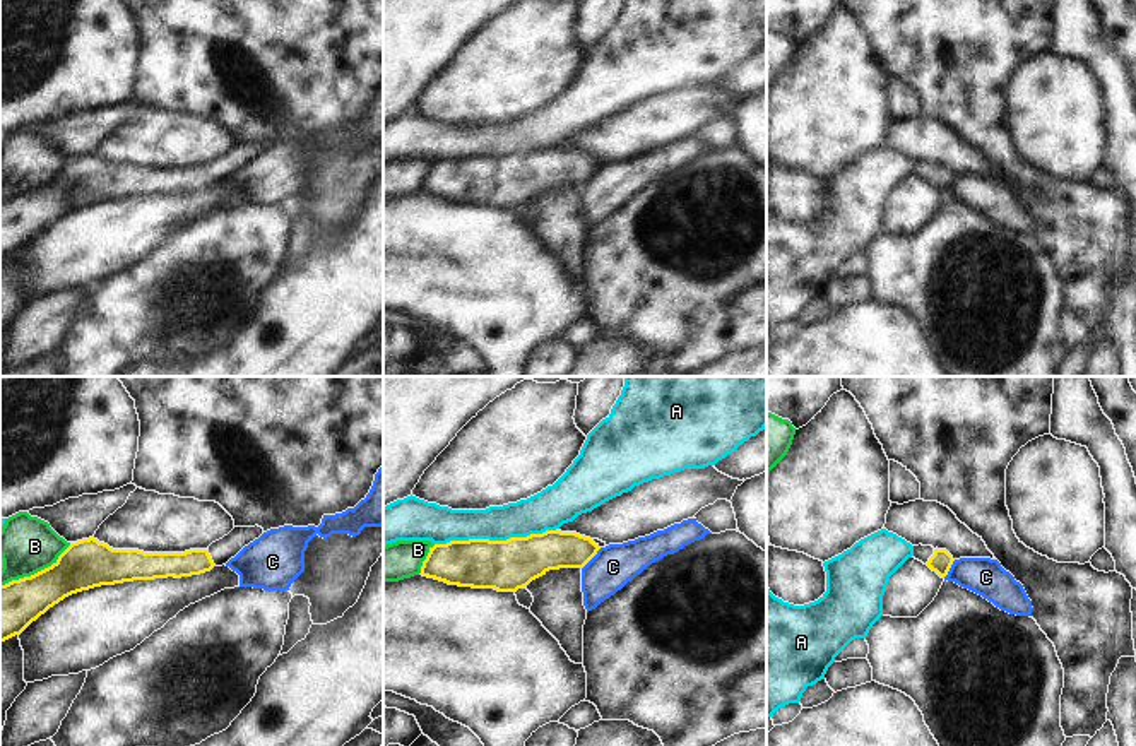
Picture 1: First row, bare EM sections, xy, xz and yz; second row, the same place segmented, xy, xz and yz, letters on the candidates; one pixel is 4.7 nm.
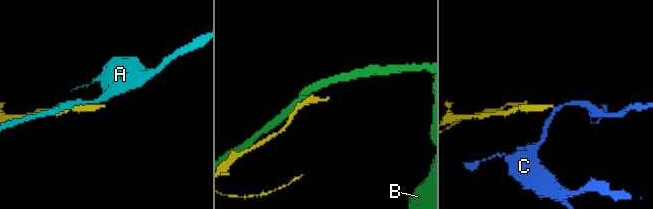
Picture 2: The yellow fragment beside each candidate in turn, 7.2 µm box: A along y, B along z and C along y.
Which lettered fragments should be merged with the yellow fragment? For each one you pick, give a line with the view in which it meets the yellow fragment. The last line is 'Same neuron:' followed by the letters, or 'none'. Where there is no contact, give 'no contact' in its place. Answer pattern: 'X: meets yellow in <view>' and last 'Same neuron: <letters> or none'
Same neuron: none

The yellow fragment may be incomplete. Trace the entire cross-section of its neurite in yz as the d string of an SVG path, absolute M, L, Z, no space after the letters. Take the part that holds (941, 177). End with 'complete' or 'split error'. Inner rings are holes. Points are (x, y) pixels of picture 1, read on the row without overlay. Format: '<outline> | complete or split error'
M914 163L914 175L927 181L941 195L944 195L953 181L953 173L946 166L934 166L932 163Z | split error

